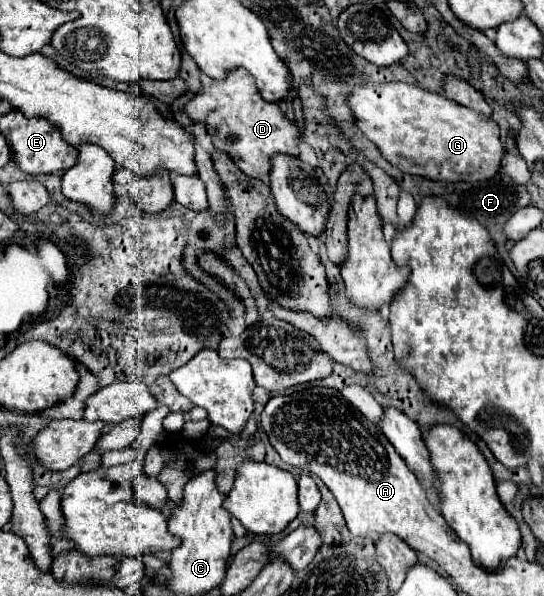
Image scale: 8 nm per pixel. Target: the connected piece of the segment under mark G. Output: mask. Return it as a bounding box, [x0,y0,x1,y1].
[346,82,504,182]

